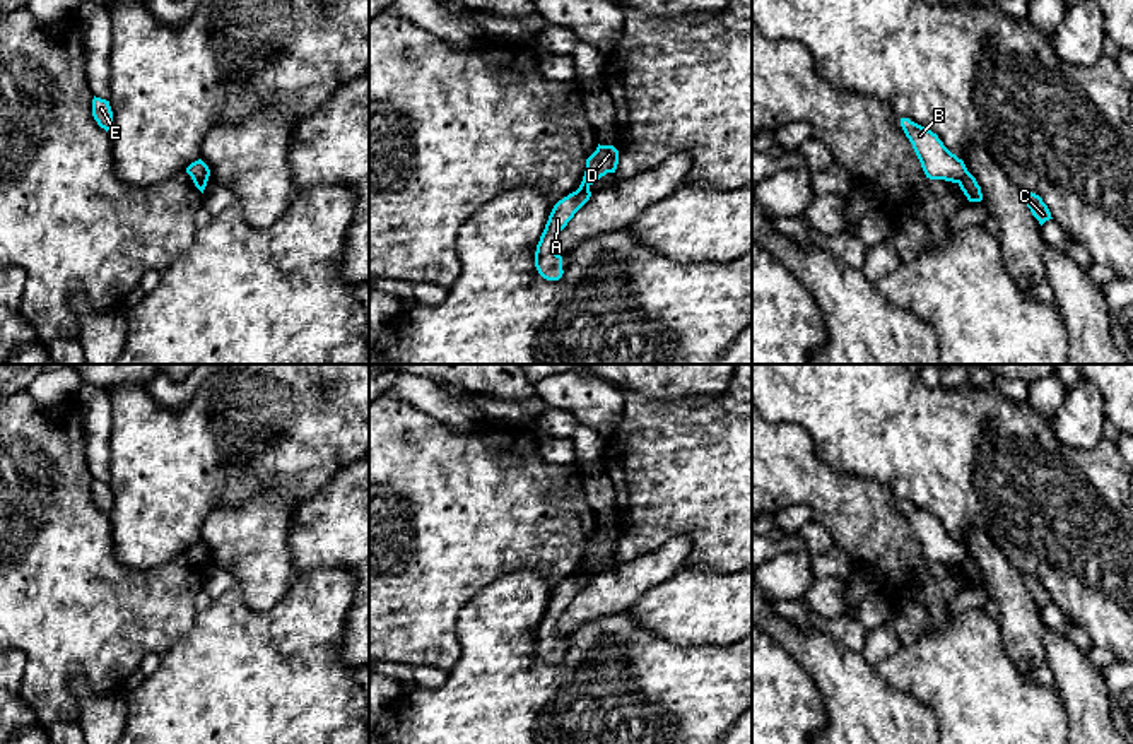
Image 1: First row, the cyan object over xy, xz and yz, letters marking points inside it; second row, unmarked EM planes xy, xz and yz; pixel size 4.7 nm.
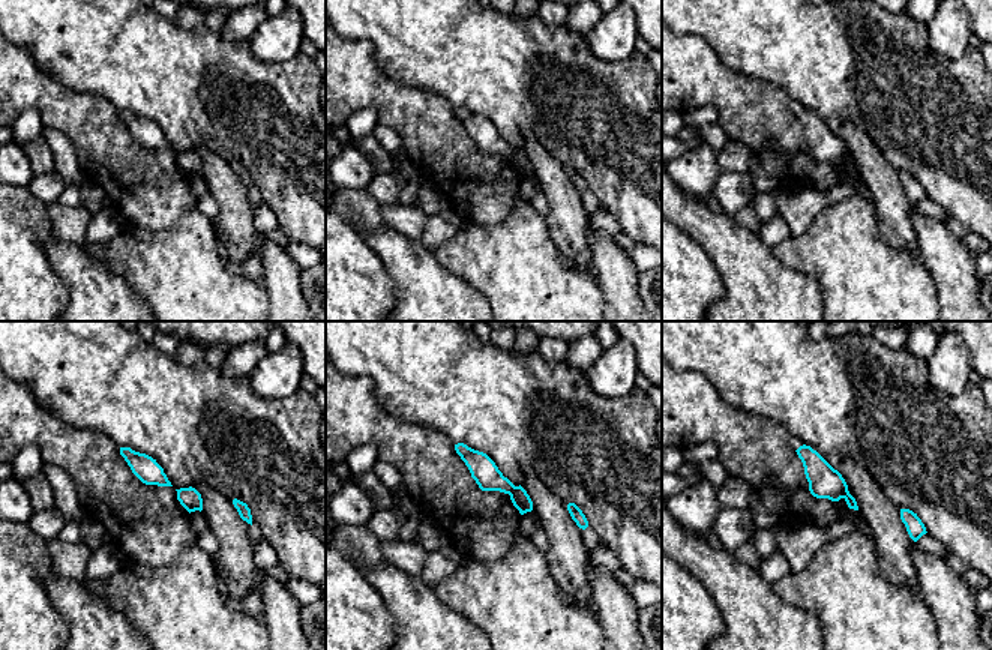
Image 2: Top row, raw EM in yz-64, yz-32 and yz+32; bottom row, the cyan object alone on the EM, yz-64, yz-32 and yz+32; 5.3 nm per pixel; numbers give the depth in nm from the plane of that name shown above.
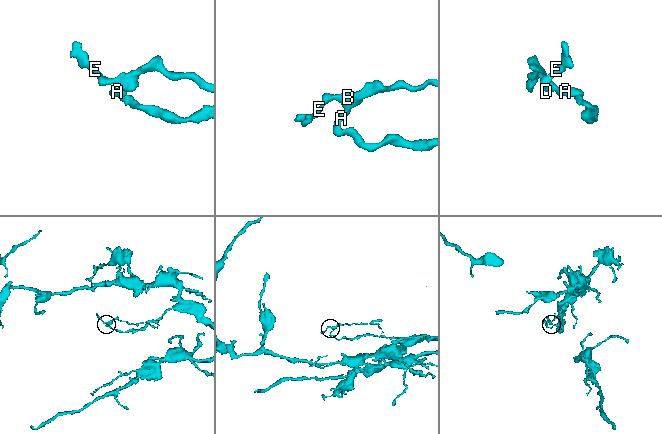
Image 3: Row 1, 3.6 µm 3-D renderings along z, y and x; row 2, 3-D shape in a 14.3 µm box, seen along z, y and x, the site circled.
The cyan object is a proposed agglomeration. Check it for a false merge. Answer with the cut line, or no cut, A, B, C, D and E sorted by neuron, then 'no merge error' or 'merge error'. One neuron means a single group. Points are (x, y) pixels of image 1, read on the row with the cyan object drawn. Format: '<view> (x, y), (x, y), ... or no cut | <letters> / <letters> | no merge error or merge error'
yz (968, 171), (959, 183) | A C / B D E | merge error

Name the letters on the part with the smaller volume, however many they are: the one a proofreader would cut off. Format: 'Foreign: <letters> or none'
Foreign: B, D, E

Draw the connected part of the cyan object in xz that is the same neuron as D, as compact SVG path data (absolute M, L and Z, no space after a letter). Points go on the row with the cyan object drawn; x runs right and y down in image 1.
M598 144L596 151L586 159L586 171L579 185L579 190L590 188L607 173L615 173L617 164L619 164L619 151L613 145Z

